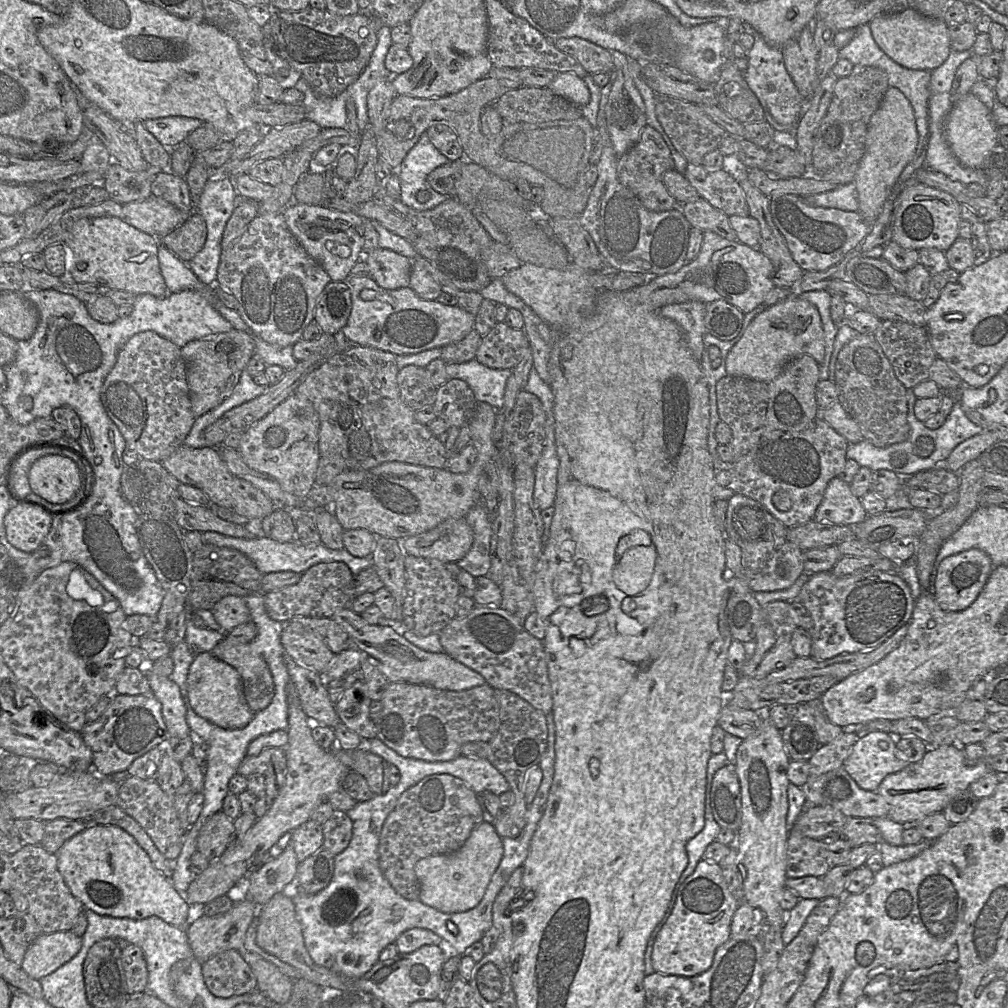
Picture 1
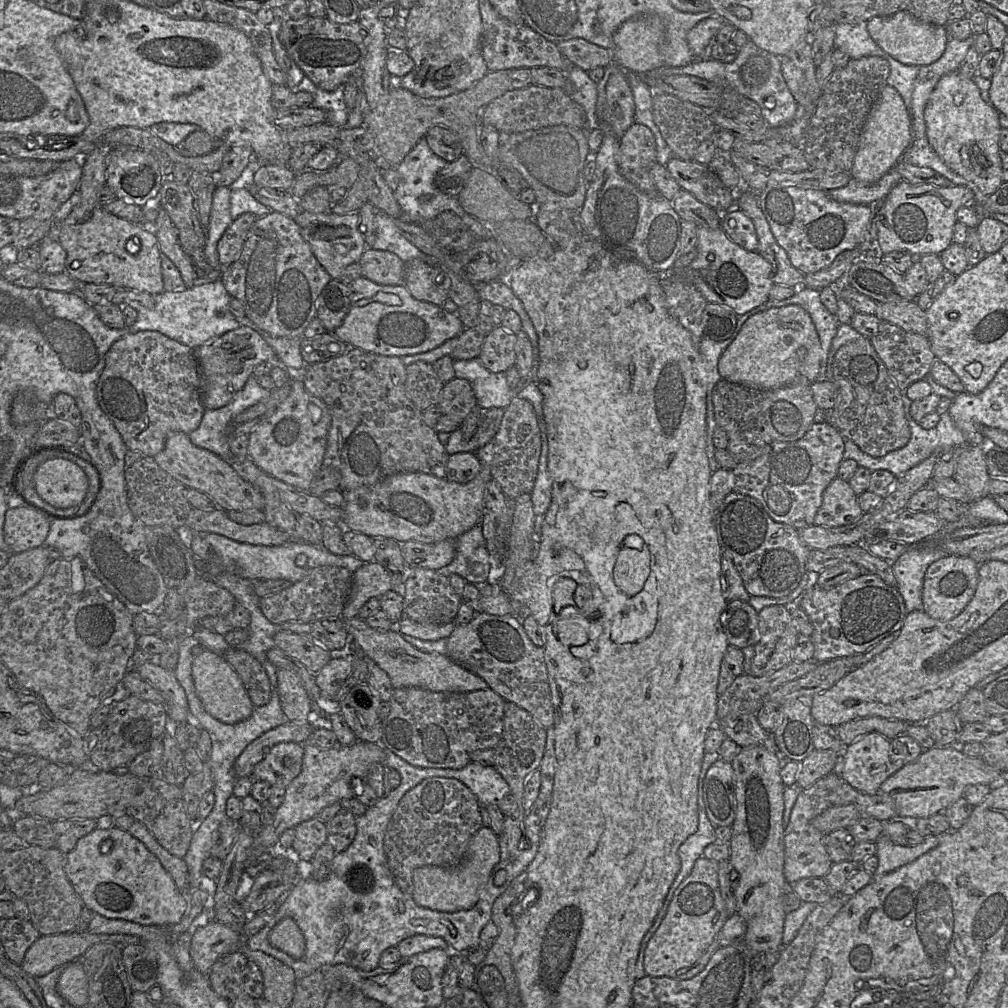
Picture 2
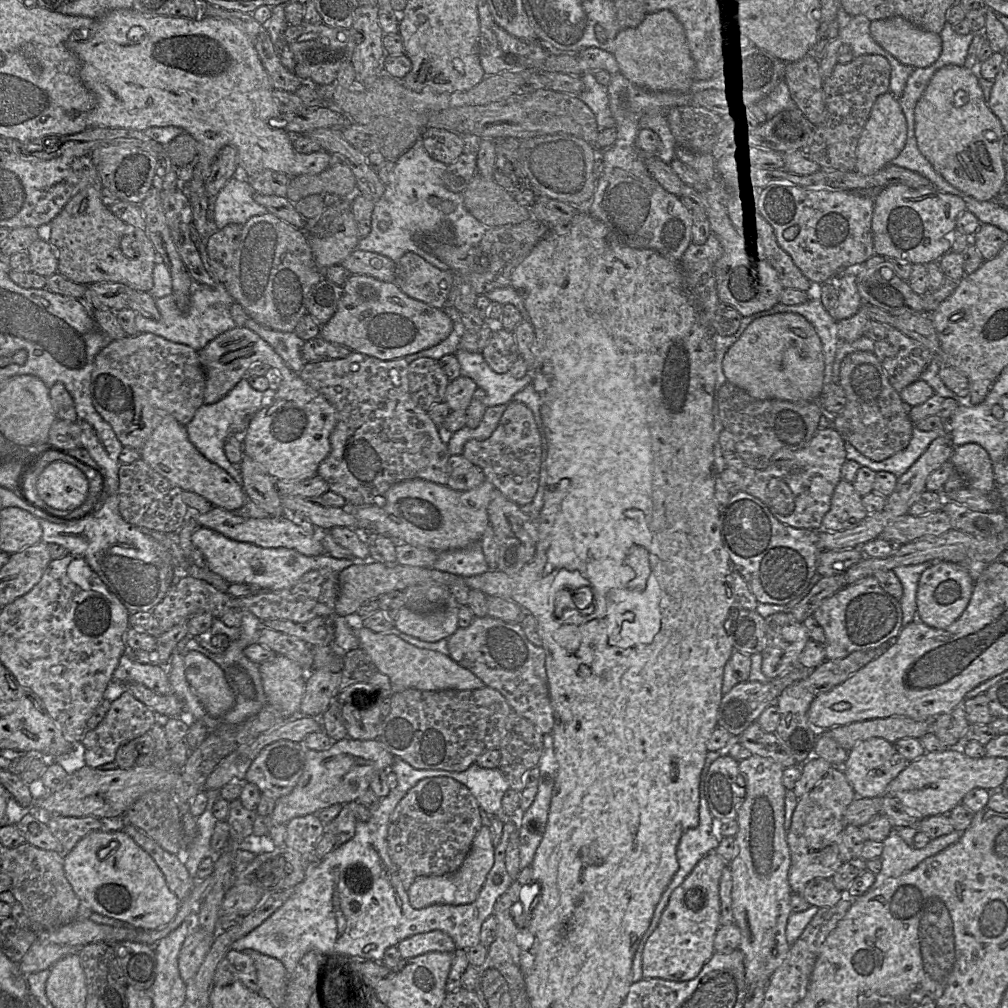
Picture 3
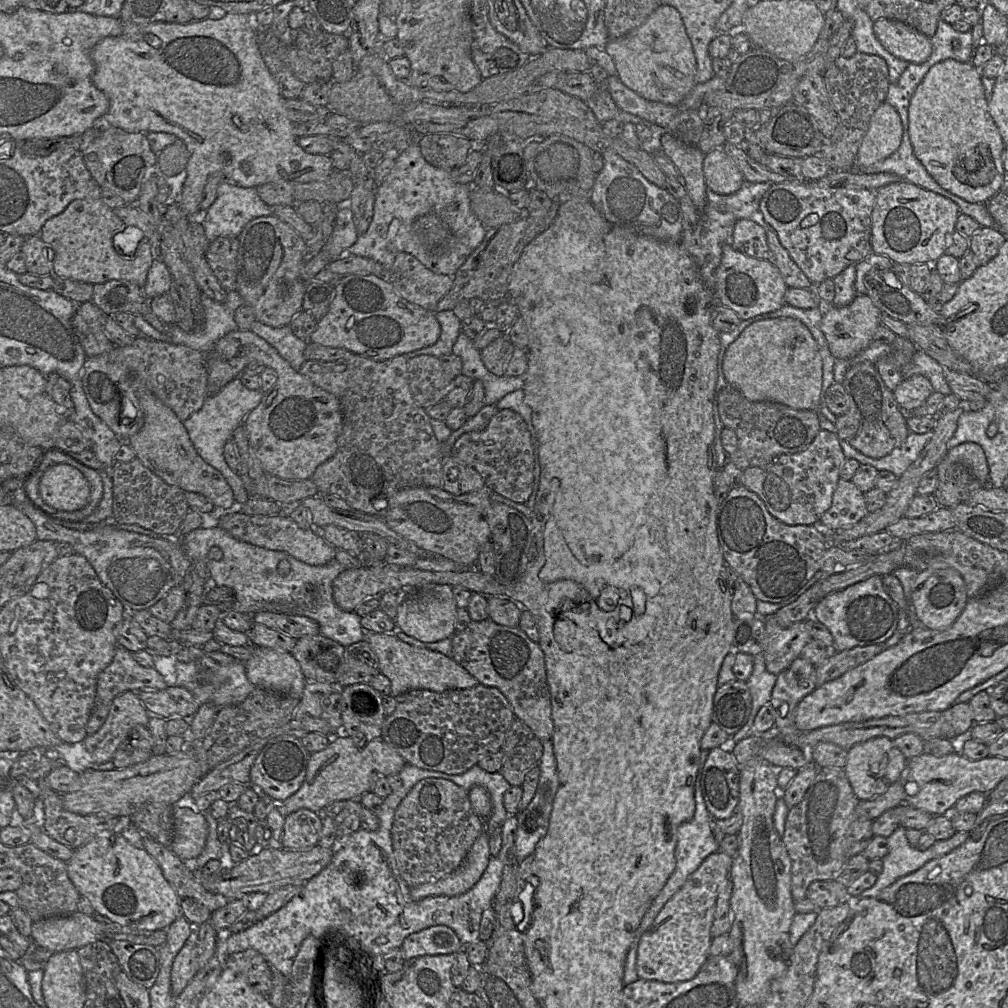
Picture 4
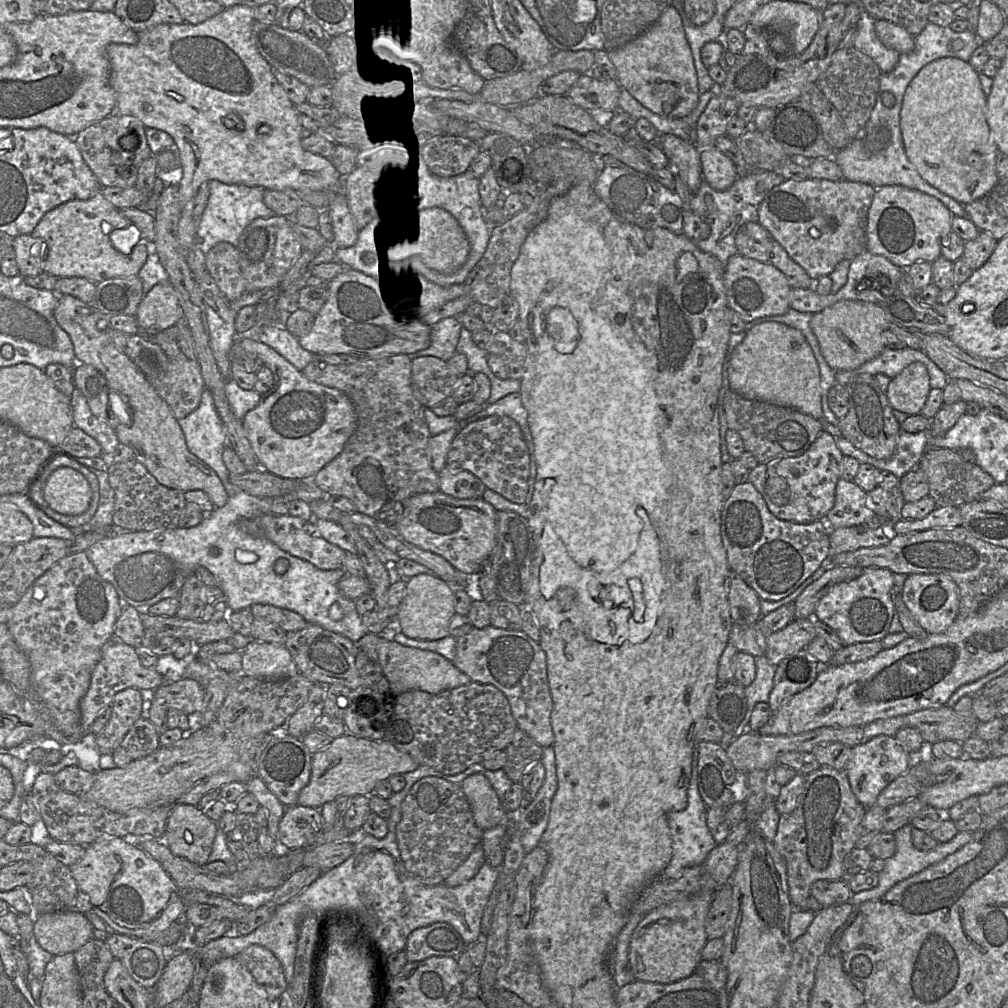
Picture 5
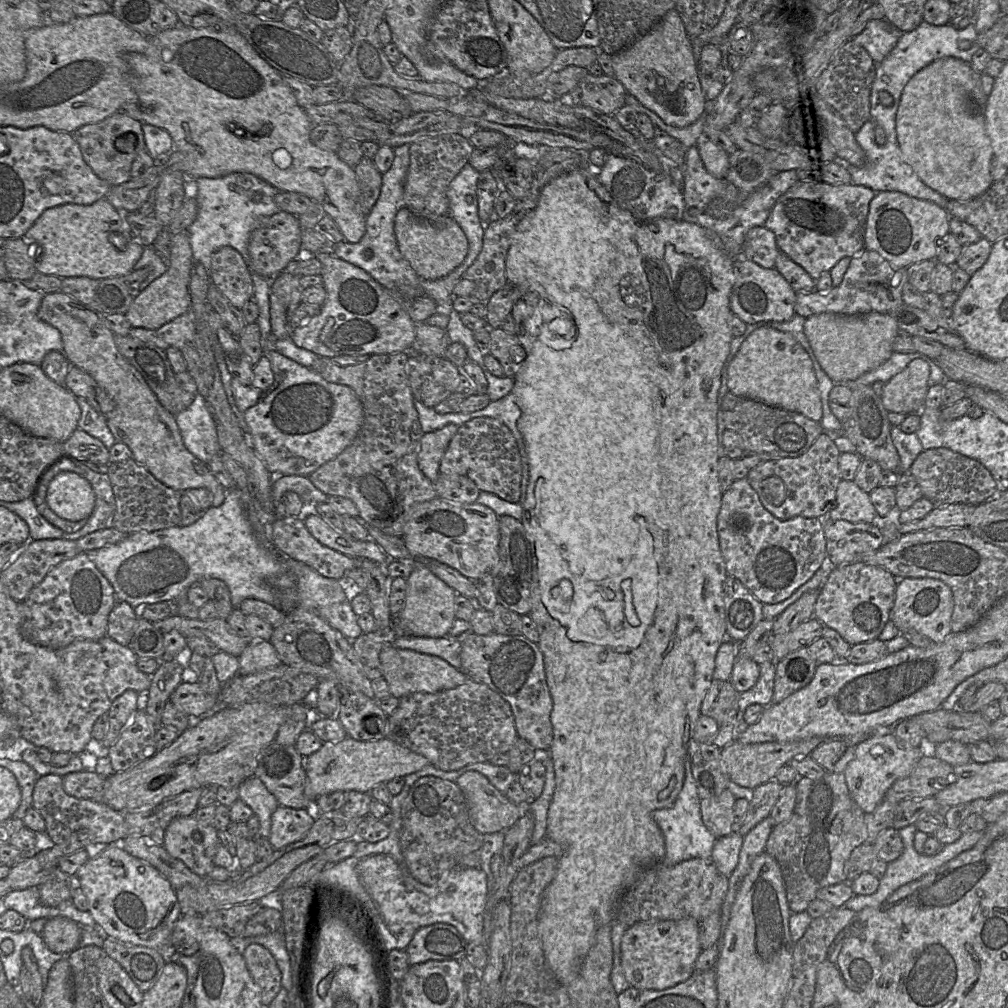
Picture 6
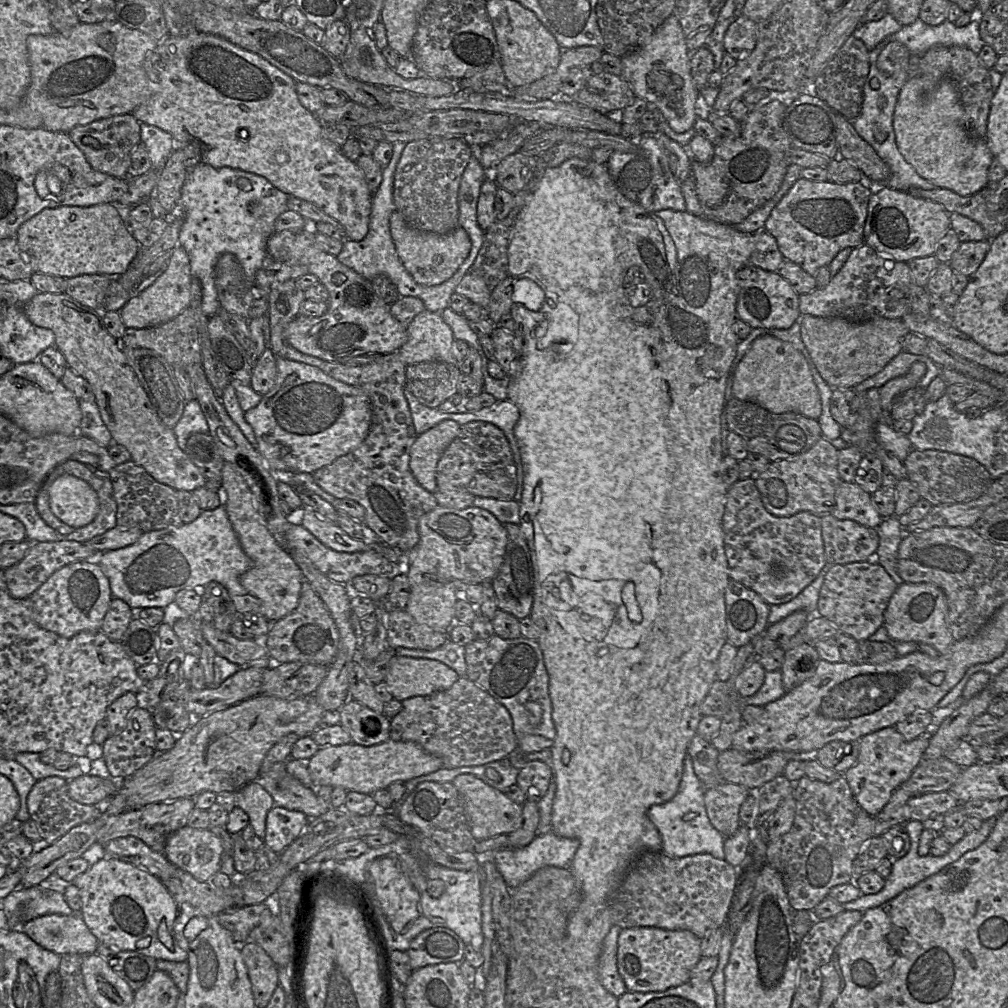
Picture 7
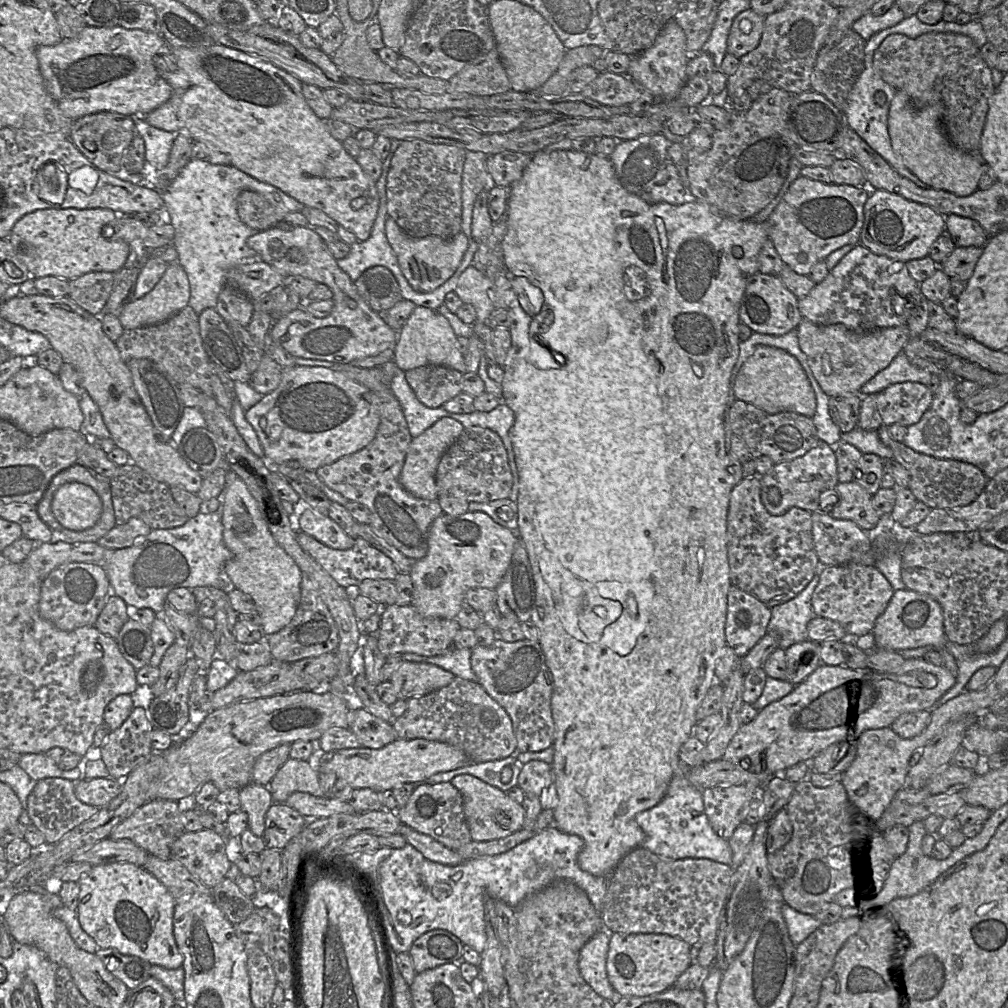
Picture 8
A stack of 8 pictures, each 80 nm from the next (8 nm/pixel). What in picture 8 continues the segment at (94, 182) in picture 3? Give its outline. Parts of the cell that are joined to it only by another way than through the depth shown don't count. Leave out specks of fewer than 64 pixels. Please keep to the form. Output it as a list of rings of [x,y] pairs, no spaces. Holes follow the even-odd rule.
[[[108,208],[40,209],[20,218],[8,240],[17,257],[27,266],[30,278],[55,276],[72,280],[89,272],[117,273],[124,268],[131,245],[121,239],[107,239],[102,232],[118,216]]]

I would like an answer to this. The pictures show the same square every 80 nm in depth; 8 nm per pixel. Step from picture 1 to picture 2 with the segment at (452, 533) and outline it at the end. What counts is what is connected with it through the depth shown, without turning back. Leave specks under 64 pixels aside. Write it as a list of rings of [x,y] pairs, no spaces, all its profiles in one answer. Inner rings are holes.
[[[446,539],[426,544],[410,540],[401,545],[401,551],[407,567],[438,570],[454,559],[455,542],[456,539]]]

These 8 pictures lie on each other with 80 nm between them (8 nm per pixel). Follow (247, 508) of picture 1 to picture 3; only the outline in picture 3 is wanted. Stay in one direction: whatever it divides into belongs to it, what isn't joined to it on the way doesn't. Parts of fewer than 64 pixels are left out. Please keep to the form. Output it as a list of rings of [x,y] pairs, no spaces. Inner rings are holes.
[[[170,414],[162,418],[139,453],[140,458],[158,474],[183,491],[204,497],[214,507],[232,512],[240,509],[248,500],[242,485],[237,483],[223,468],[201,454],[189,440],[186,427]]]

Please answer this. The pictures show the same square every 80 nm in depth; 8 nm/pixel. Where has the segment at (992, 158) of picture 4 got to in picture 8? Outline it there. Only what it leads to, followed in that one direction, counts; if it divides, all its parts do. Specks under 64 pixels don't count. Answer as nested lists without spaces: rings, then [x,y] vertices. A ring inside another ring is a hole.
[[[897,90],[889,108],[888,132],[894,152],[930,188],[969,196],[978,189],[979,179],[988,169],[978,153],[962,151],[950,142],[943,128],[941,104],[919,109],[904,91]]]

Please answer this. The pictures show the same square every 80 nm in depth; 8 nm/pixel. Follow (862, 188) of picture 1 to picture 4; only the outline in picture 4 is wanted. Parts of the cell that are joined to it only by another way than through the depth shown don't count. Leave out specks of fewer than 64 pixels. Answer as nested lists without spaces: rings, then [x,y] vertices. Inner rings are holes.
[[[883,102],[873,114],[869,128],[858,150],[856,168],[868,168],[898,150],[903,137],[903,124],[897,110]]]

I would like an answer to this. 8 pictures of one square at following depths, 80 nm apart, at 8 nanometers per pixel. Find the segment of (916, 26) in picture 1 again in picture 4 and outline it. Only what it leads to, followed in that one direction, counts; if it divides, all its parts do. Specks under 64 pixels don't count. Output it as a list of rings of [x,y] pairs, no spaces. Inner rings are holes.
[[[880,18],[874,21],[873,30],[877,39],[887,51],[909,63],[923,63],[932,53],[930,38],[899,20]]]

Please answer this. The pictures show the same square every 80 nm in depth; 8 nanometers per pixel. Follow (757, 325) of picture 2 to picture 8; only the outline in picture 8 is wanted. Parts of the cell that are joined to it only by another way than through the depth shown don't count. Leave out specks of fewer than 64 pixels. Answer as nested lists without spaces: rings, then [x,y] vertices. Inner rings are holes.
[[[758,346],[741,366],[733,384],[734,397],[751,403],[769,414],[795,412],[812,418],[816,412],[816,395],[800,362],[785,350]]]

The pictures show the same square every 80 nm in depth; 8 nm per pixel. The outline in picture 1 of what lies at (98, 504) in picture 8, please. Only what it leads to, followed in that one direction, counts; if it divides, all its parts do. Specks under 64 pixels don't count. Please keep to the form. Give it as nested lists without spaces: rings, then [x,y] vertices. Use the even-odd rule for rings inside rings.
[[[52,454],[38,458],[28,474],[32,491],[52,504],[71,500],[82,484],[82,473],[70,458]]]

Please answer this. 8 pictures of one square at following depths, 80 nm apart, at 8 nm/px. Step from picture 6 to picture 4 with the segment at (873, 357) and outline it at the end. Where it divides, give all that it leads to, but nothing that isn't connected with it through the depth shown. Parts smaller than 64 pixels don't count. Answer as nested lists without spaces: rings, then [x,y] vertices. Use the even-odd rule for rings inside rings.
[[[857,295],[851,304],[845,307],[826,306],[821,320],[829,350],[835,359],[849,359],[866,349],[881,323],[882,312],[865,295]]]

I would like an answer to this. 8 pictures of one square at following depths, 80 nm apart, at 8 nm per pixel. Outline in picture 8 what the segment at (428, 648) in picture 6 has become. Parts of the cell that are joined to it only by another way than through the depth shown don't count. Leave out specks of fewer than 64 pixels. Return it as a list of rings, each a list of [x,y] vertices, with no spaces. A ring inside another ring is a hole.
[[[454,647],[449,653],[440,656],[422,656],[414,653],[401,654],[403,661],[424,662],[436,665],[465,680],[477,682],[471,668],[471,649]]]

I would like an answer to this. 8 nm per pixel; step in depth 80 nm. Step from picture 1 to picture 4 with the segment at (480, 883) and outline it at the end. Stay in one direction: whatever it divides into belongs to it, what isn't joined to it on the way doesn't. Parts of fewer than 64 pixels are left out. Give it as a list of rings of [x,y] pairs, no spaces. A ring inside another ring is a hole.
[[[483,830],[454,872],[435,882],[411,887],[411,899],[417,902],[430,896],[453,897],[466,893],[480,880],[490,857],[489,833]]]

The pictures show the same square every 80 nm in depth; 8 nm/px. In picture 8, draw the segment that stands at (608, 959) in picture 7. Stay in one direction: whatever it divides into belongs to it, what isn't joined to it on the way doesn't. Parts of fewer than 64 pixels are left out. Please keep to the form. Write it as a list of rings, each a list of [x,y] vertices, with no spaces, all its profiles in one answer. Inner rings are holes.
[[[601,929],[587,942],[580,952],[579,970],[597,994],[614,1004],[622,996],[611,985],[606,970],[612,933],[609,929]]]

